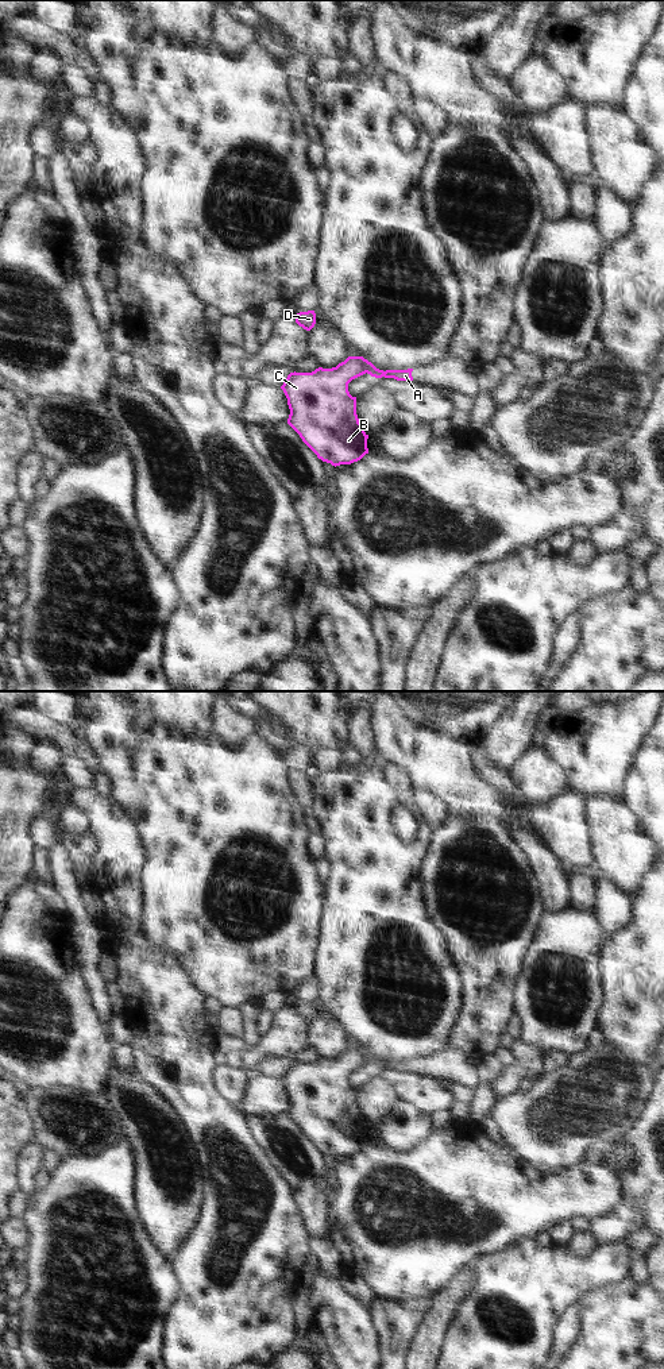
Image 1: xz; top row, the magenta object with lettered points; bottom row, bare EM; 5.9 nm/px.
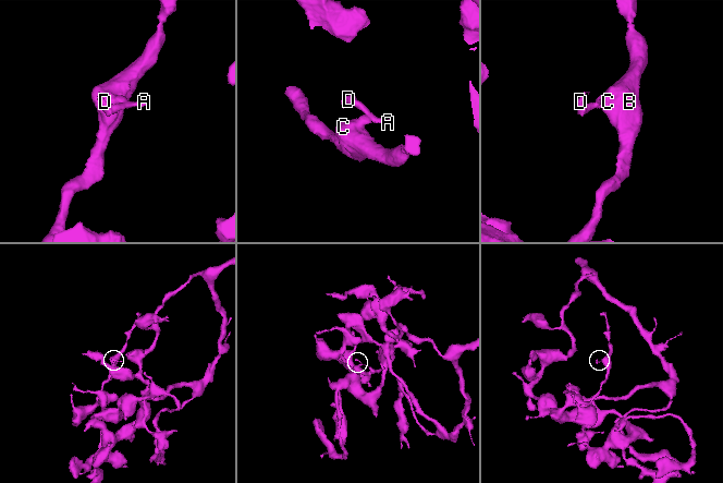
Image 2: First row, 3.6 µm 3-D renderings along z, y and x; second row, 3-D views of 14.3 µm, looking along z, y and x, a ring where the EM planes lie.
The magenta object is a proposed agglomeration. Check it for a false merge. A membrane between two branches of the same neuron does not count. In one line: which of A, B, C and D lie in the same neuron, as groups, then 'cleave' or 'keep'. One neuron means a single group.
groups A D / B C; cleave

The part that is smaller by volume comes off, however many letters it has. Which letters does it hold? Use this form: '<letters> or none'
A, D

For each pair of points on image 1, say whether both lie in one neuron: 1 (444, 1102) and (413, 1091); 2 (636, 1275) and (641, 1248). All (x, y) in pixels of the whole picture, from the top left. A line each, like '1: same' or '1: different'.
1: same
2: same

